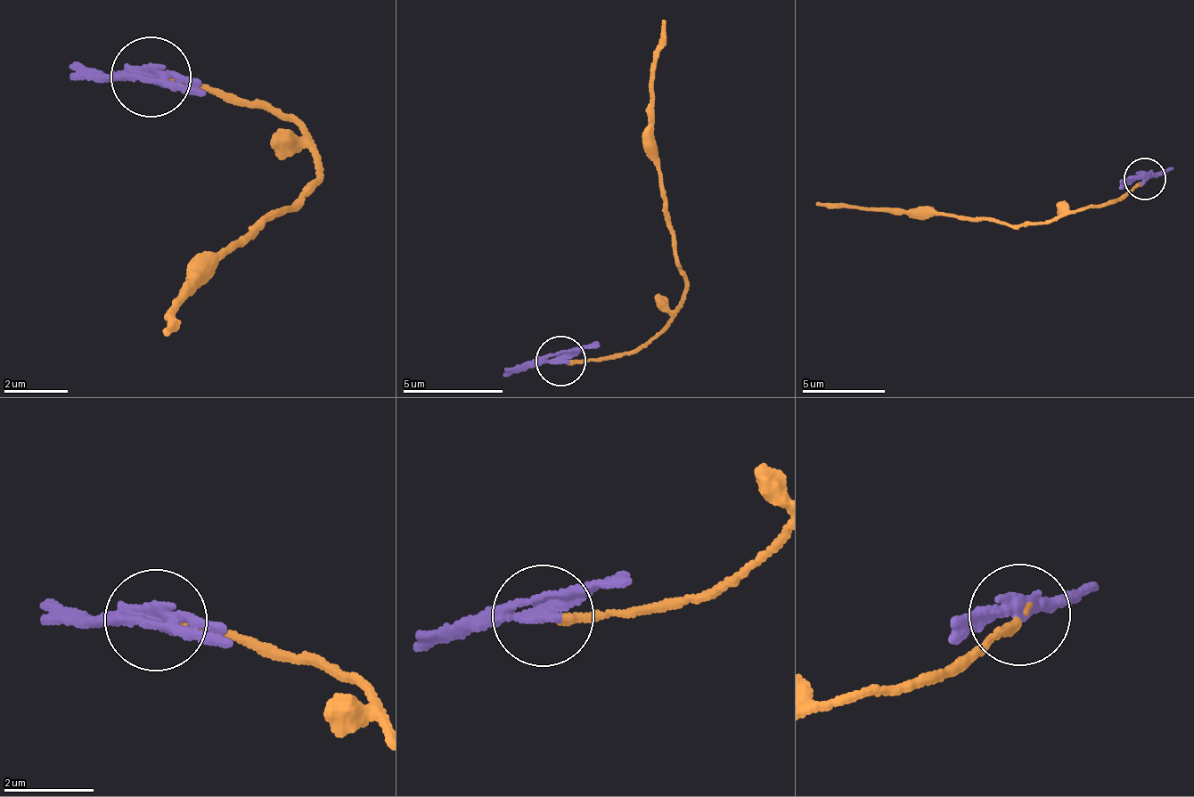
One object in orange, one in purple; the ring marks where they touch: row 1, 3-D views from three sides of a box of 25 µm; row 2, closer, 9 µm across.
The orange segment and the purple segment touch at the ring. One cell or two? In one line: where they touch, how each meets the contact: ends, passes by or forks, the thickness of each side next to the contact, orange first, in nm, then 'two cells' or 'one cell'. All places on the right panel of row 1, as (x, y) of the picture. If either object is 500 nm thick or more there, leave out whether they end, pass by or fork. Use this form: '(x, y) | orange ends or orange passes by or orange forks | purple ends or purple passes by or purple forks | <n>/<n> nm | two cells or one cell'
(1144, 178) | orange ends | purple passes by | 180/280 nm | two cells

